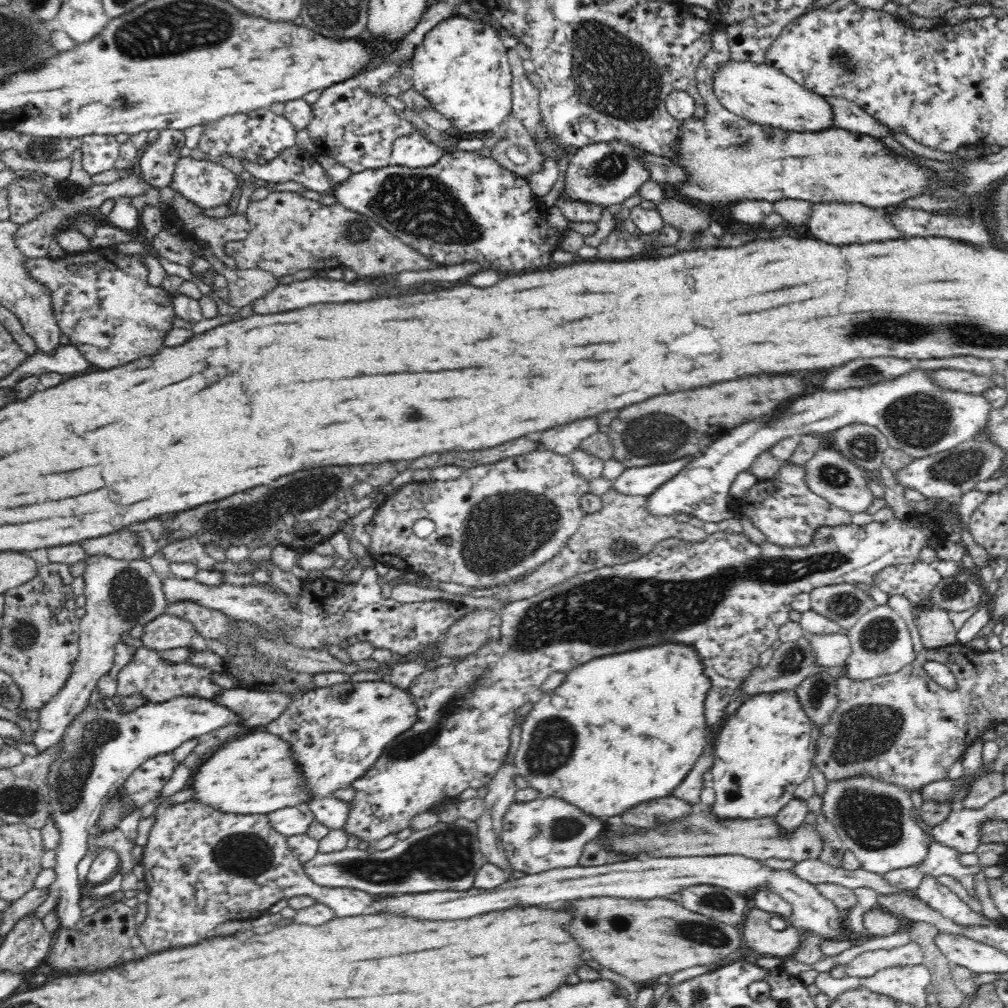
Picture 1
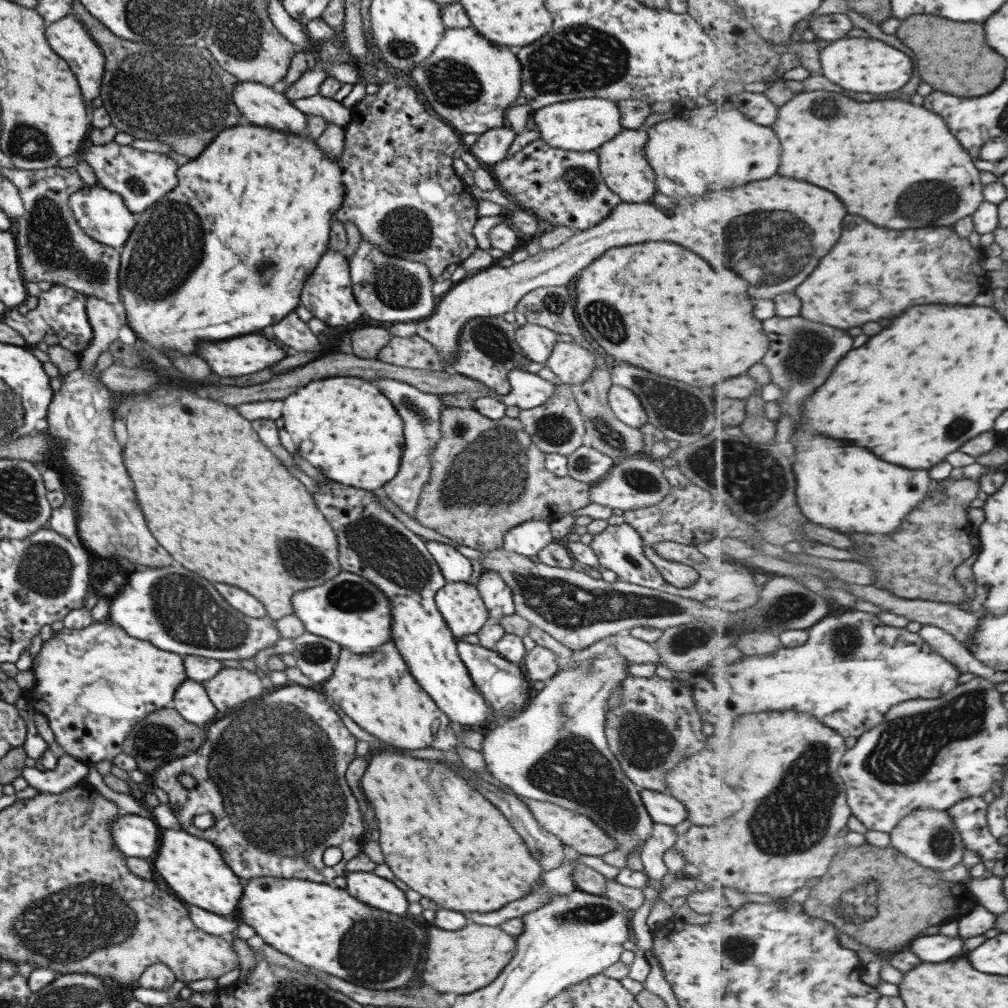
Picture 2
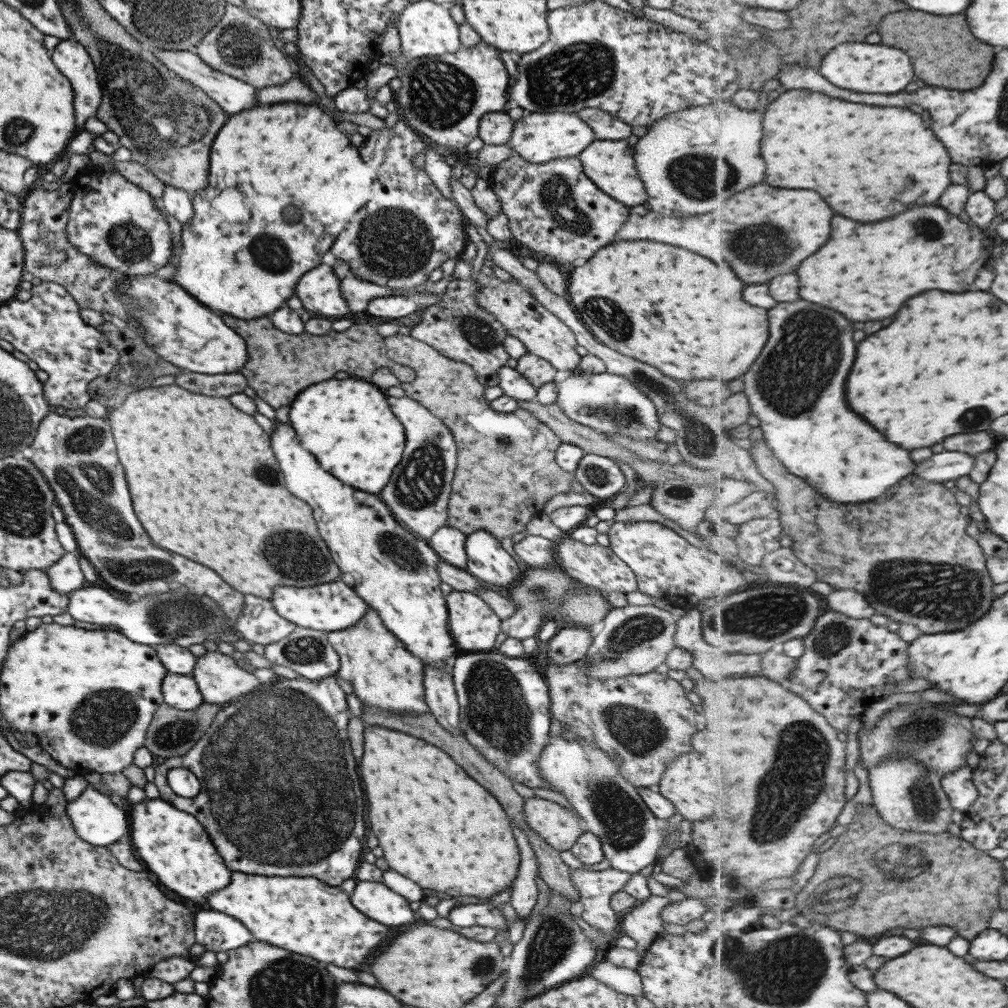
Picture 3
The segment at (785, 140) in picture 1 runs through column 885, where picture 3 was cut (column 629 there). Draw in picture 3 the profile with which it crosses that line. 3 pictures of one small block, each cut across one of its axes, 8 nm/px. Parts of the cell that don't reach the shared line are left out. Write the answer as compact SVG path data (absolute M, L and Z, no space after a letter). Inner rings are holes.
M625 139L594 140L577 156L586 178L589 178L599 191L628 208L645 203L647 198L643 184L637 175L637 169L634 167L632 152L633 146L629 146Z

